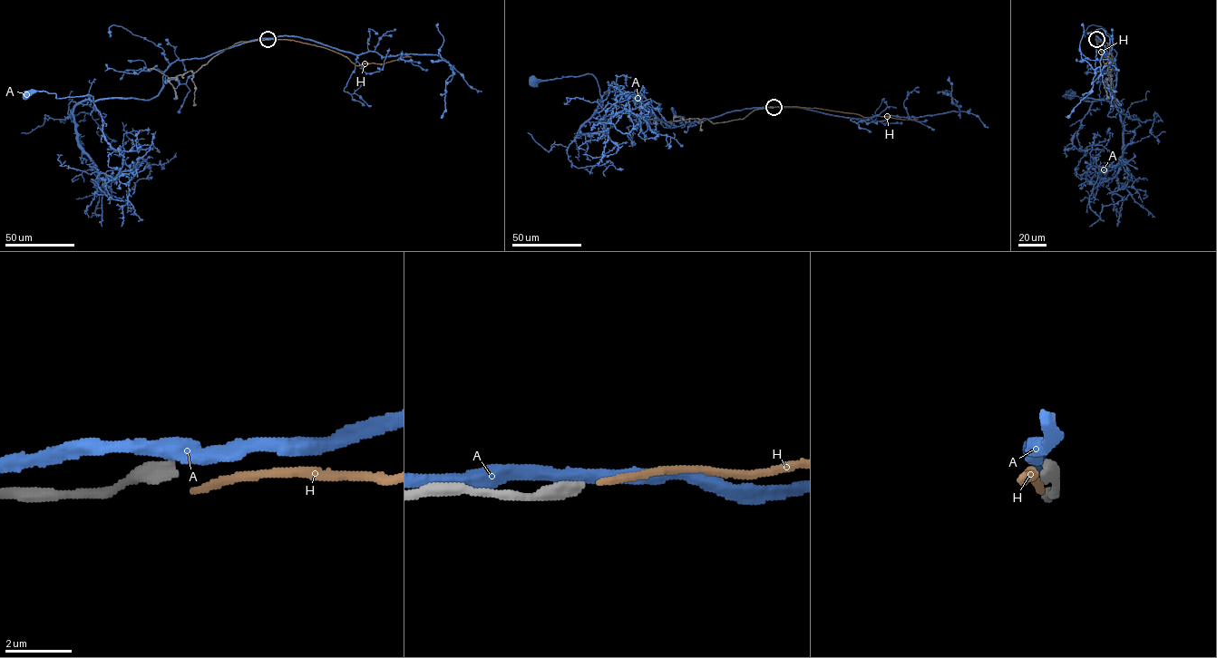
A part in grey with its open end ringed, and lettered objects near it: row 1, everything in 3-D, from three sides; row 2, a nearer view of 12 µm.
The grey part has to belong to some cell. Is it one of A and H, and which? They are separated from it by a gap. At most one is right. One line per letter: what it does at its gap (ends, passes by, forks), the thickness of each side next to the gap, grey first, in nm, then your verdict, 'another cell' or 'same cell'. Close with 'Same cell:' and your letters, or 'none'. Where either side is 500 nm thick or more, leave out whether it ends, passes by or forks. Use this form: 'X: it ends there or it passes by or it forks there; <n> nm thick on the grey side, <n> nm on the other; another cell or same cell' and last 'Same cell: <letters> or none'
A: it passes by; 420 nm thick on the grey side, 440 nm on the other; another cell
H: it ends there; 420 nm thick on the grey side, 200 nm on the other; another cell
Same cell: none

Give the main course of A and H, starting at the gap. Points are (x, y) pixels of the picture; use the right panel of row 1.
A: (1095, 38), (1115, 65), (1113, 93), (1104, 100), (1081, 98), (1085, 101), (1066, 98), (1068, 93)
H: (1095, 40), (1105, 65), (1108, 57)

